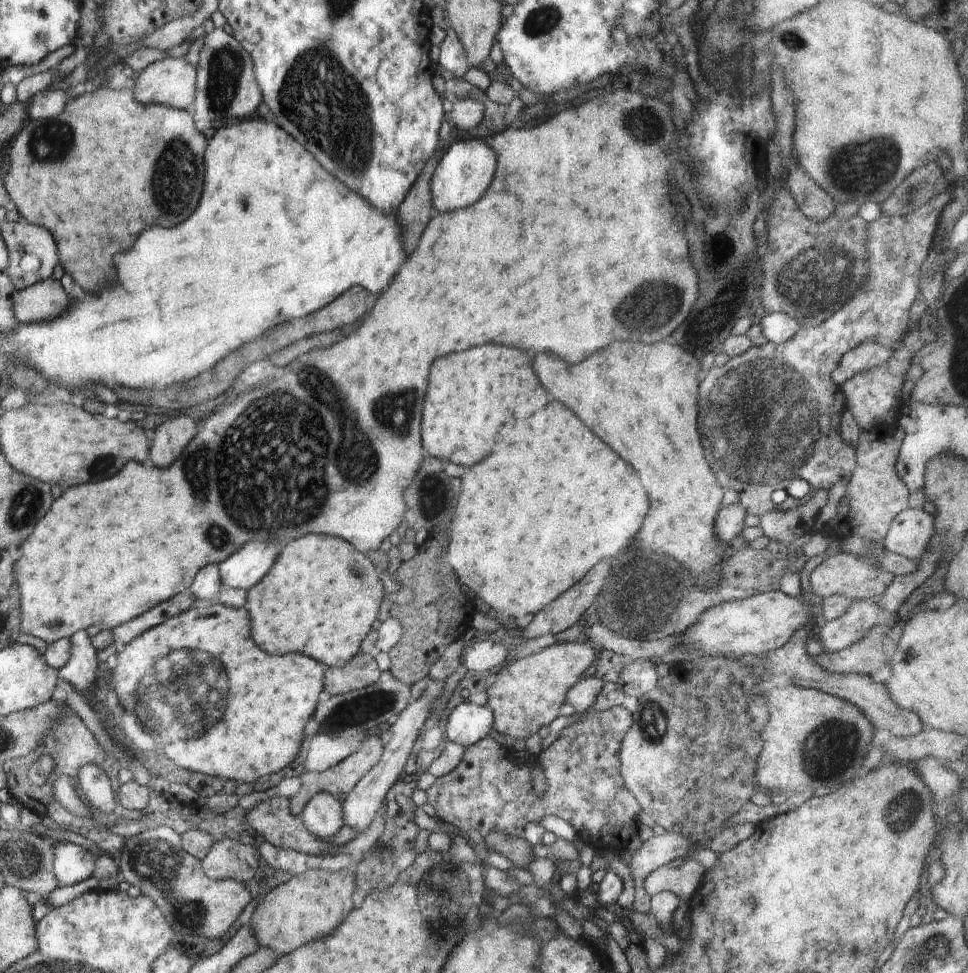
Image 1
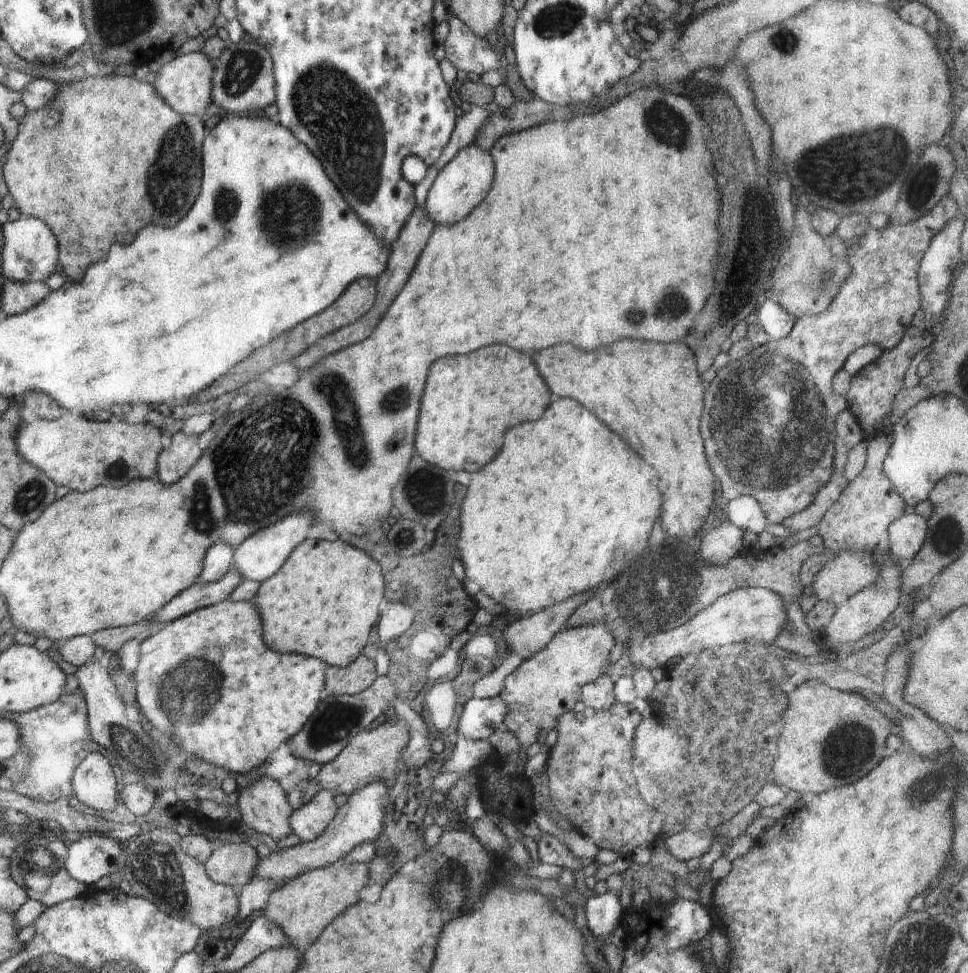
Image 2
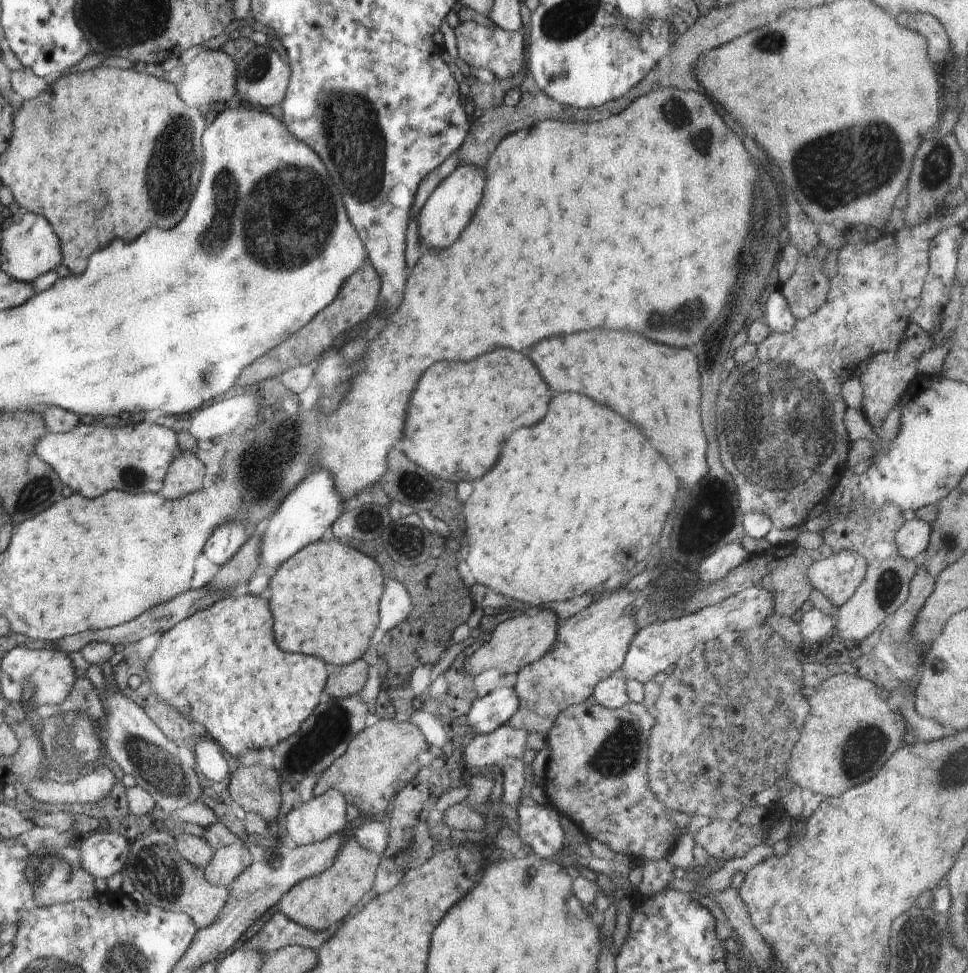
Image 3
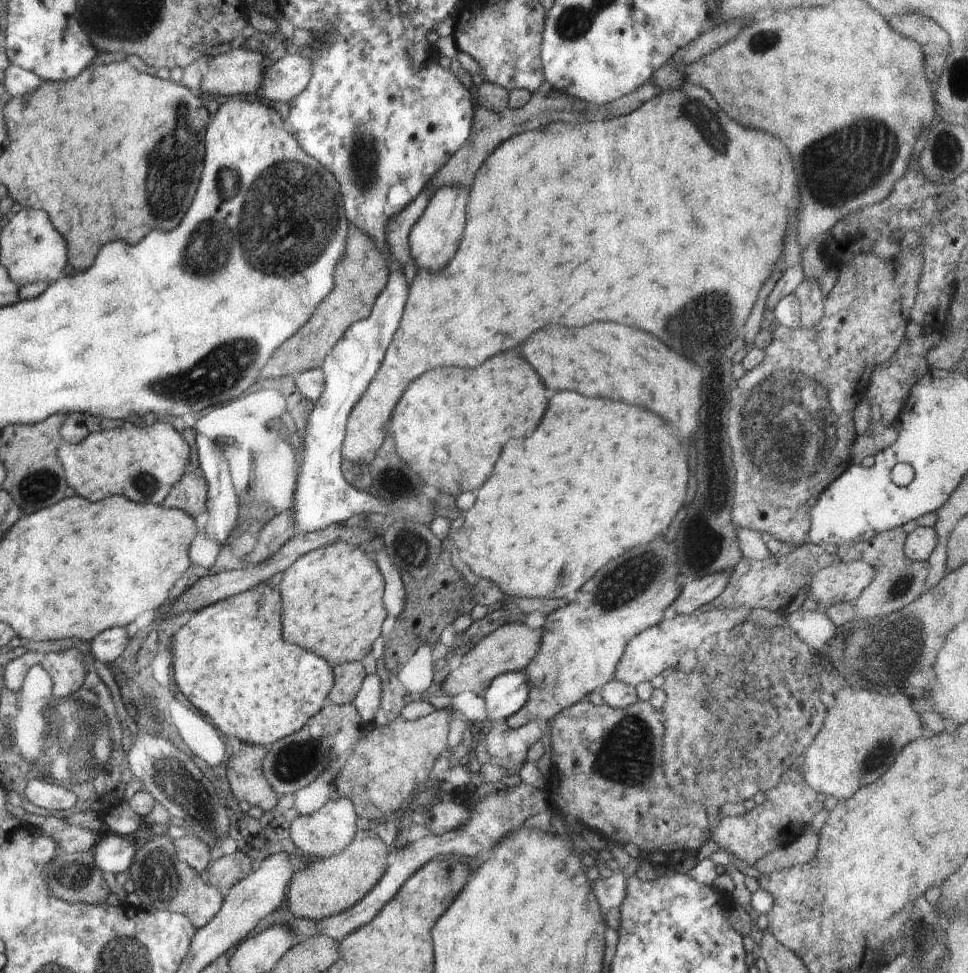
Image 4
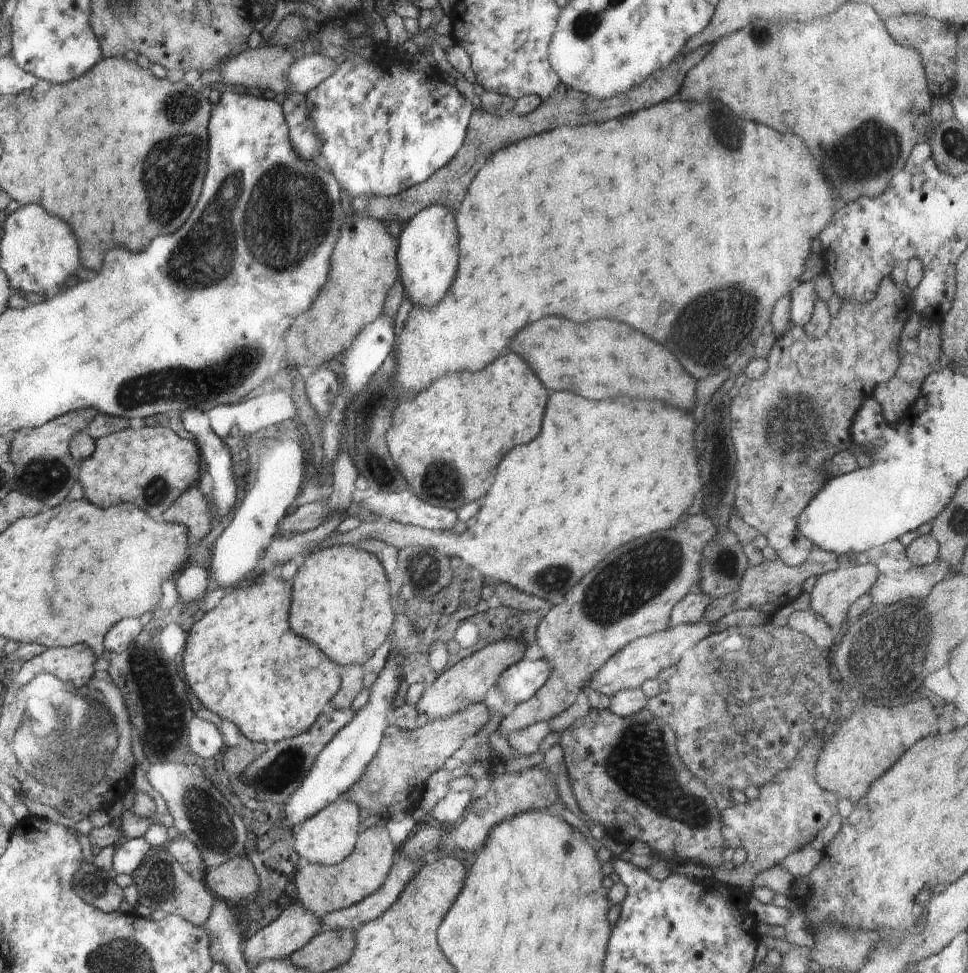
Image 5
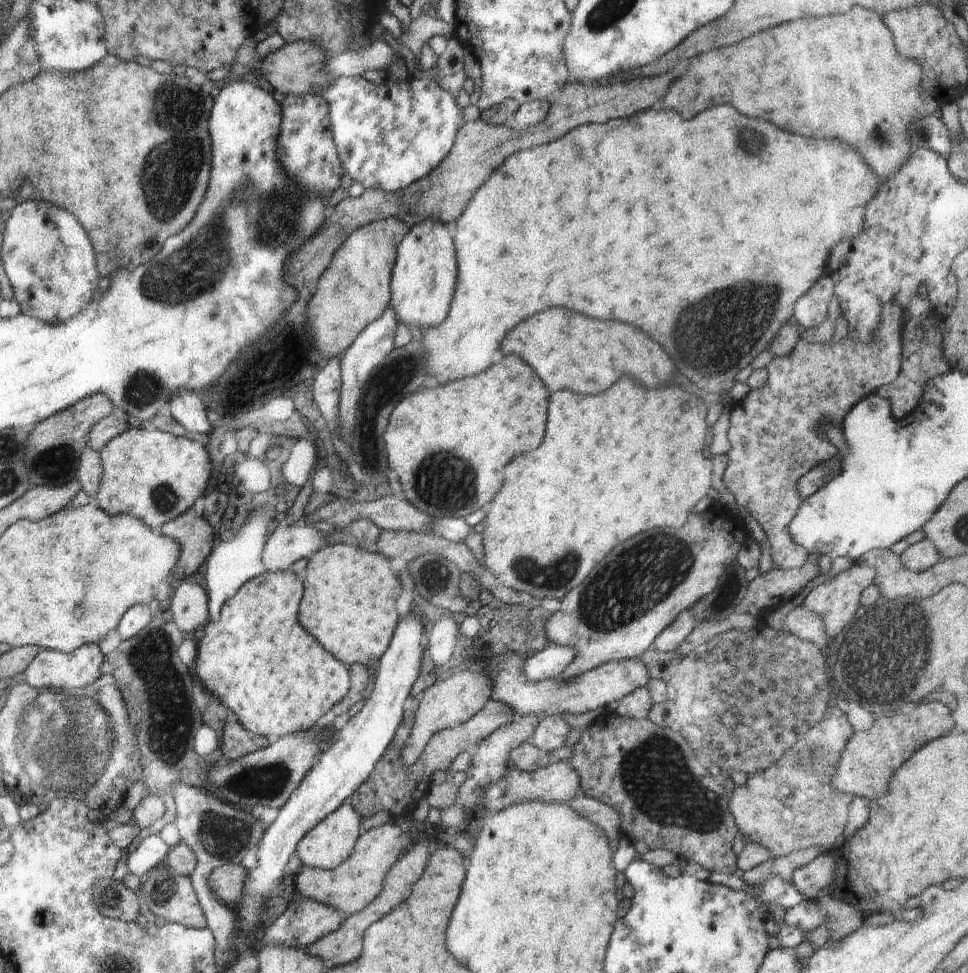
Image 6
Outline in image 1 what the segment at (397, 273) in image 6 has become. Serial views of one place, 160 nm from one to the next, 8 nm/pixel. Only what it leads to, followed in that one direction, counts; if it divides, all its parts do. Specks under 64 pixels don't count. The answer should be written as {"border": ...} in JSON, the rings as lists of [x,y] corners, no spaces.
{"border":[[[468,138],[456,142],[456,144],[450,144],[432,174],[431,195],[434,197],[435,213],[466,208],[466,206],[474,204],[476,200],[480,200],[494,178],[496,162],[494,150],[489,148],[483,139]]]}

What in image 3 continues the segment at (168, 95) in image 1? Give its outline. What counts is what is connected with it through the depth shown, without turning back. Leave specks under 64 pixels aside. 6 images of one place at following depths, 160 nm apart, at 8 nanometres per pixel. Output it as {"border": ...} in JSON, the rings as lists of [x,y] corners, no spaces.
{"border":[[[207,49],[200,52],[186,65],[184,78],[178,82],[176,88],[179,96],[187,105],[206,110],[207,108],[221,108],[237,93],[237,64],[235,60],[222,49]]]}

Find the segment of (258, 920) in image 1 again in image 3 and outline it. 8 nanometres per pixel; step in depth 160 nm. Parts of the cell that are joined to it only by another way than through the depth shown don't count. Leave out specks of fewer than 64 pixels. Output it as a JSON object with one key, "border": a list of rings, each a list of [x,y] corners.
{"border":[[[354,837],[348,838],[324,872],[301,880],[279,900],[280,912],[311,931],[334,926],[372,890],[380,861],[379,854],[365,849]]]}

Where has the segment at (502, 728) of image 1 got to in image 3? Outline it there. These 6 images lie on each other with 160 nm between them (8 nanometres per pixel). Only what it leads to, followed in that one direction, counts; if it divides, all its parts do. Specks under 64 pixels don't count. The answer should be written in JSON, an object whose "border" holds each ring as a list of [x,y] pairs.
{"border":[[[624,587],[602,590],[592,604],[559,624],[557,640],[551,650],[536,662],[523,666],[516,674],[514,688],[519,698],[519,707],[508,722],[512,728],[527,730],[529,733],[541,732],[547,736],[560,712],[584,702],[593,694],[593,688],[598,682],[622,668],[630,641],[640,630],[637,628],[636,608],[632,604],[638,596],[640,592],[632,592]]]}

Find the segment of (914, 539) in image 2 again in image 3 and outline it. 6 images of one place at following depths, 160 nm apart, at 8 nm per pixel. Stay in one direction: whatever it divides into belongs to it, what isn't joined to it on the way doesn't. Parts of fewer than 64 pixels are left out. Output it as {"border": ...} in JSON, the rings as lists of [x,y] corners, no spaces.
{"border":[[[917,517],[905,523],[895,532],[898,552],[907,559],[916,558],[929,547],[931,524]]]}

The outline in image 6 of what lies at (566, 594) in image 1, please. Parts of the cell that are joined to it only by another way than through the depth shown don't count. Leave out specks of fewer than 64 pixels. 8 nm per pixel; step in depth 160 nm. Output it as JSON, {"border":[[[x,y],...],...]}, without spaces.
{"border":[[[485,660],[474,669],[460,671],[444,681],[436,681],[419,696],[419,708],[415,713],[415,721],[401,749],[400,759],[404,764],[414,764],[424,752],[424,747],[433,734],[439,730],[449,729],[470,720],[491,699],[493,682],[483,668]]]}

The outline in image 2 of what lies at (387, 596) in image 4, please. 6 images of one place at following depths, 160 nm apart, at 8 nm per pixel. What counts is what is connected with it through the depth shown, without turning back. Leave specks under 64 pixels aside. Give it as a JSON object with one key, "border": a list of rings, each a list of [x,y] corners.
{"border":[[[385,601],[381,609],[380,620],[373,632],[381,645],[404,635],[415,621],[416,613],[407,602]]]}

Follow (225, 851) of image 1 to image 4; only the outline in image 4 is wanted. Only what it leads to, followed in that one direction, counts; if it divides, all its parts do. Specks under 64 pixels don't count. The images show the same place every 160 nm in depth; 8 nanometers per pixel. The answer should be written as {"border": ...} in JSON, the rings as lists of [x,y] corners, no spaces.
{"border":[[[243,851],[218,858],[210,870],[204,872],[205,880],[221,892],[228,892],[234,884],[252,872],[251,859]]]}

